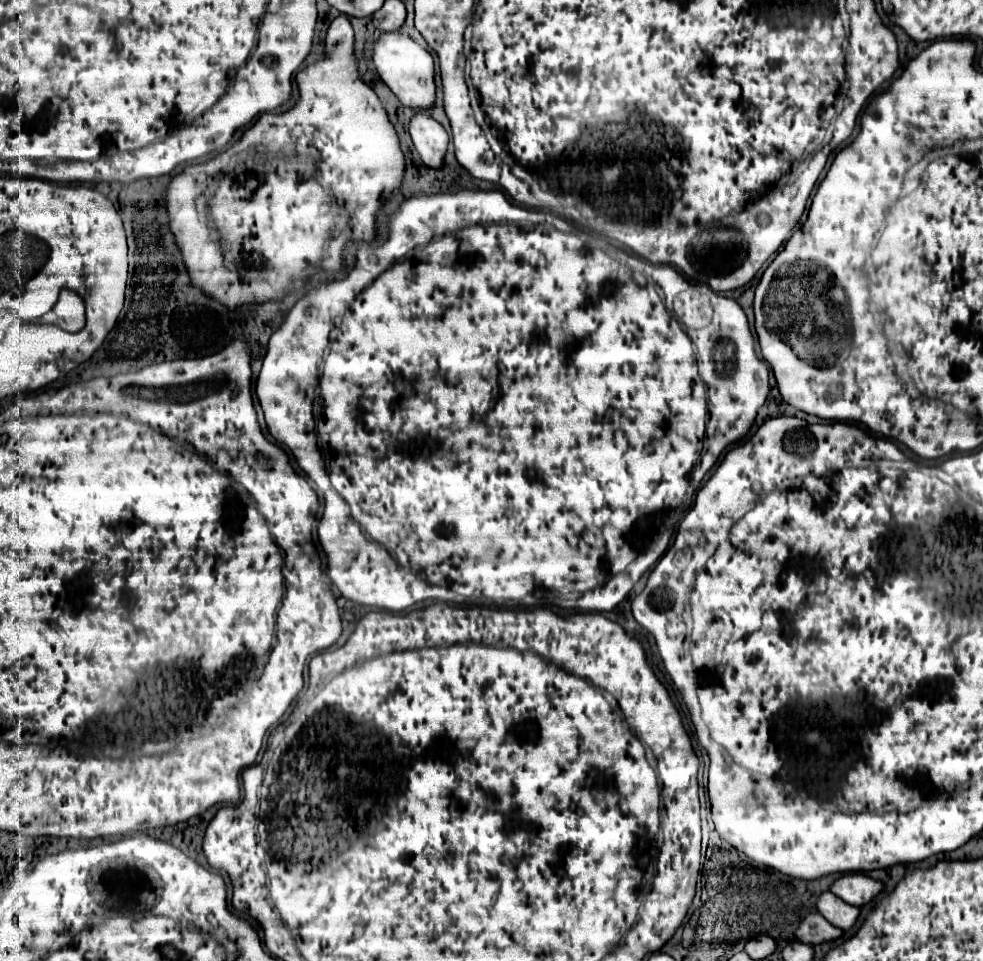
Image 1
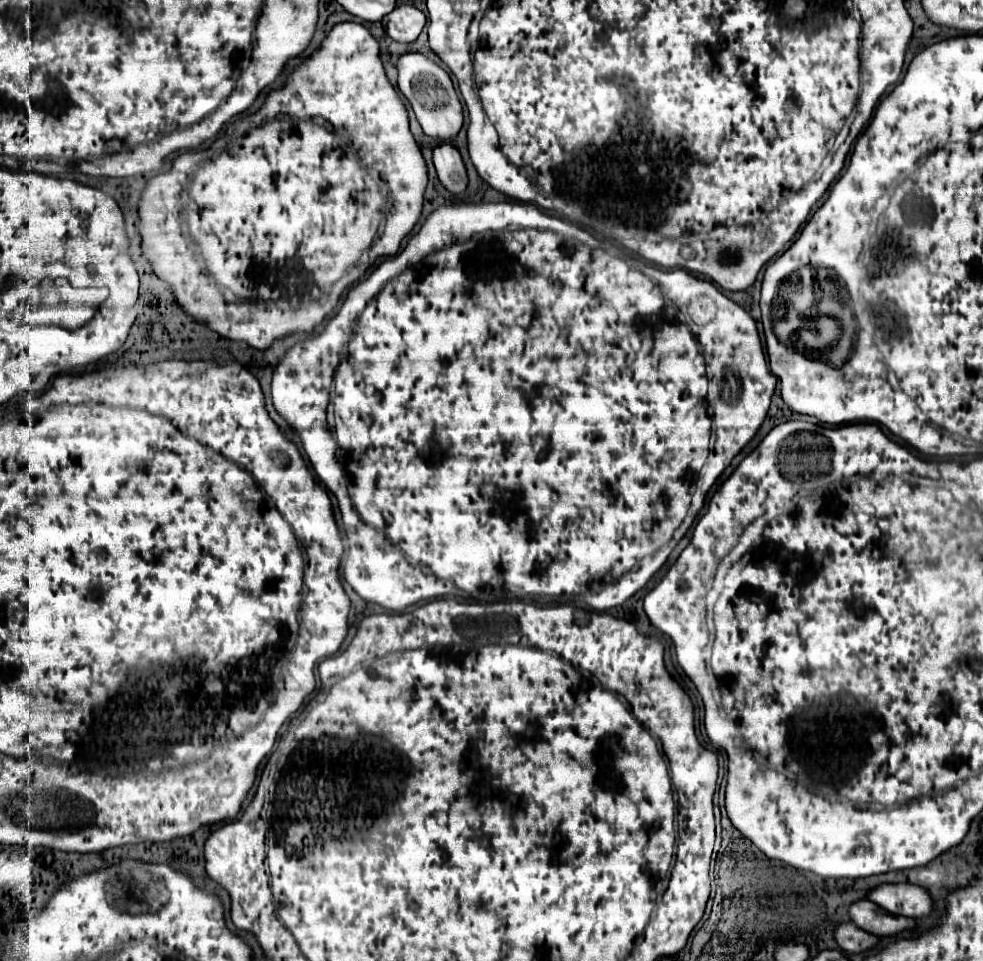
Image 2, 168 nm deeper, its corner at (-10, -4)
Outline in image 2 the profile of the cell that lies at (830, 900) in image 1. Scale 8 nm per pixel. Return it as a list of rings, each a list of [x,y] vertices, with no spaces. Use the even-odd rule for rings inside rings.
[[[860,900],[850,906],[850,918],[856,926],[870,934],[894,936],[906,930],[916,930],[916,922],[906,916],[894,916],[882,906],[876,906],[872,900]]]

